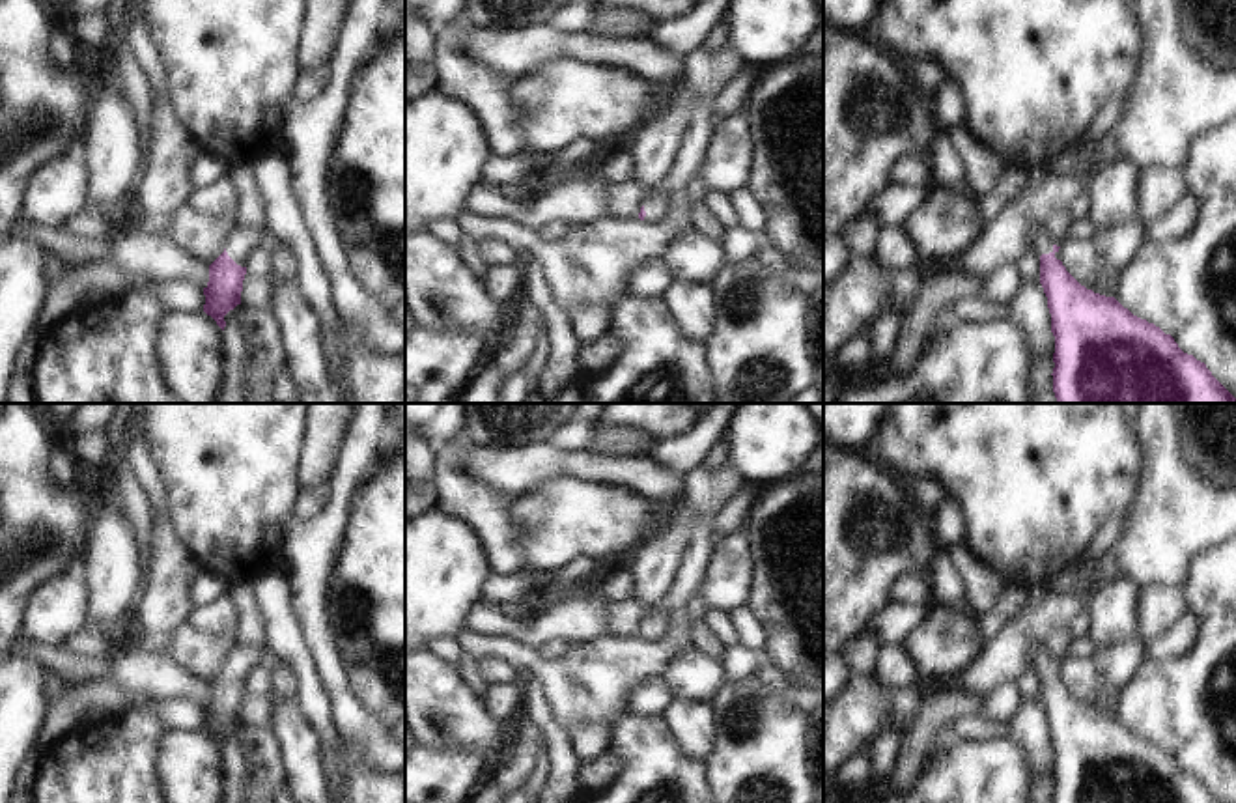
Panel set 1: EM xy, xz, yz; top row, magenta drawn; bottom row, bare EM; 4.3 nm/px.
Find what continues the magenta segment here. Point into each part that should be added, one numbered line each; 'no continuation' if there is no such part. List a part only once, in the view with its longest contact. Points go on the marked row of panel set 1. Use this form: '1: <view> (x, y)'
1: yz (1039, 239)

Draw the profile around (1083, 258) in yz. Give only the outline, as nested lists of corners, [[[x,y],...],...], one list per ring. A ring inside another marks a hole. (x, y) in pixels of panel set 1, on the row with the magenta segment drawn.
[[[1066,239],[1059,248],[1066,271],[1087,289],[1115,297],[1120,291],[1122,269],[1113,267],[1094,239]]]

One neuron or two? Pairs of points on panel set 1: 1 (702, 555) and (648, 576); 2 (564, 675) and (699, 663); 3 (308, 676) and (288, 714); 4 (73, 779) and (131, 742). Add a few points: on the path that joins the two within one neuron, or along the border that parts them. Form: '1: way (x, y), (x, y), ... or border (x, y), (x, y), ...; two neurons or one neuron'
1: border (699, 521), (680, 576), (665, 598); two neurons
2: border (686, 648), (663, 675); two neurons
3: border (297, 697), (307, 718), (322, 734); two neurons
4: way (88, 779), (94, 779), (116, 757); one neuron

